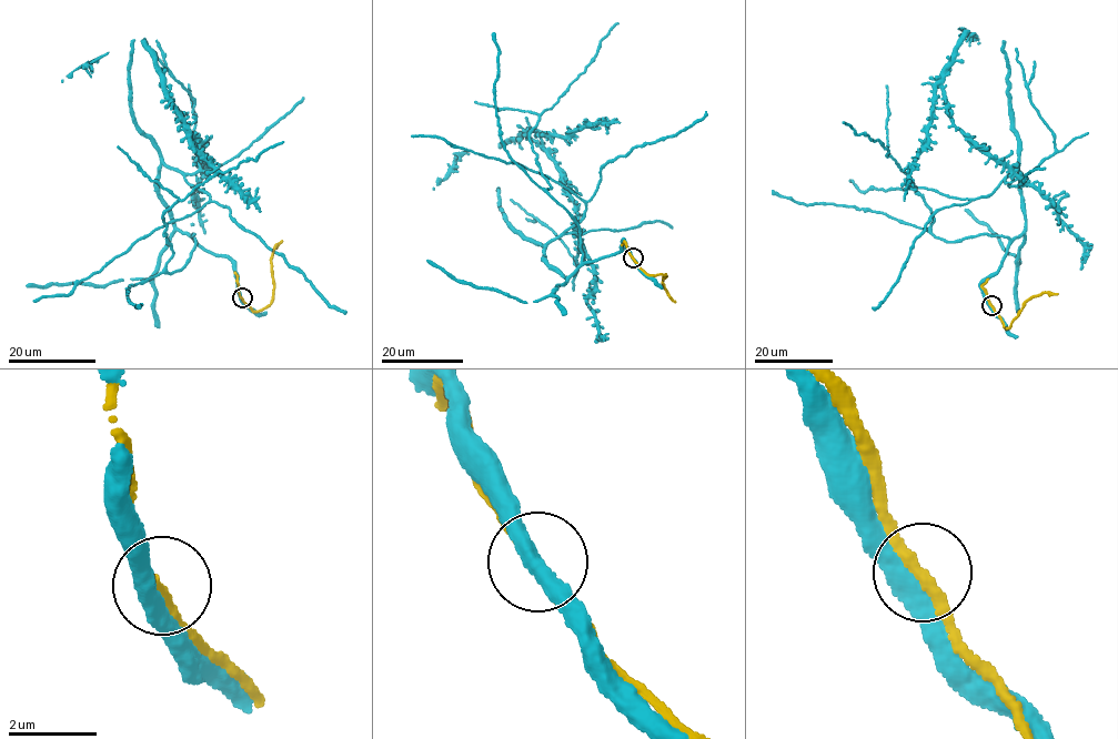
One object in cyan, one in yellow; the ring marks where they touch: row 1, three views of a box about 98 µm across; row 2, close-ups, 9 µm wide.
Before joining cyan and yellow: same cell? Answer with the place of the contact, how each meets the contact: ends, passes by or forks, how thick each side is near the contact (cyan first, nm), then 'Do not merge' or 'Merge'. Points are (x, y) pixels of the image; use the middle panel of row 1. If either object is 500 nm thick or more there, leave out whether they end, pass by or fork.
Place: (633, 257). At the ring cyan passes by. At the ring yellow passes by. Thickness 400 nm (cyan) against 240 nm. Merge

